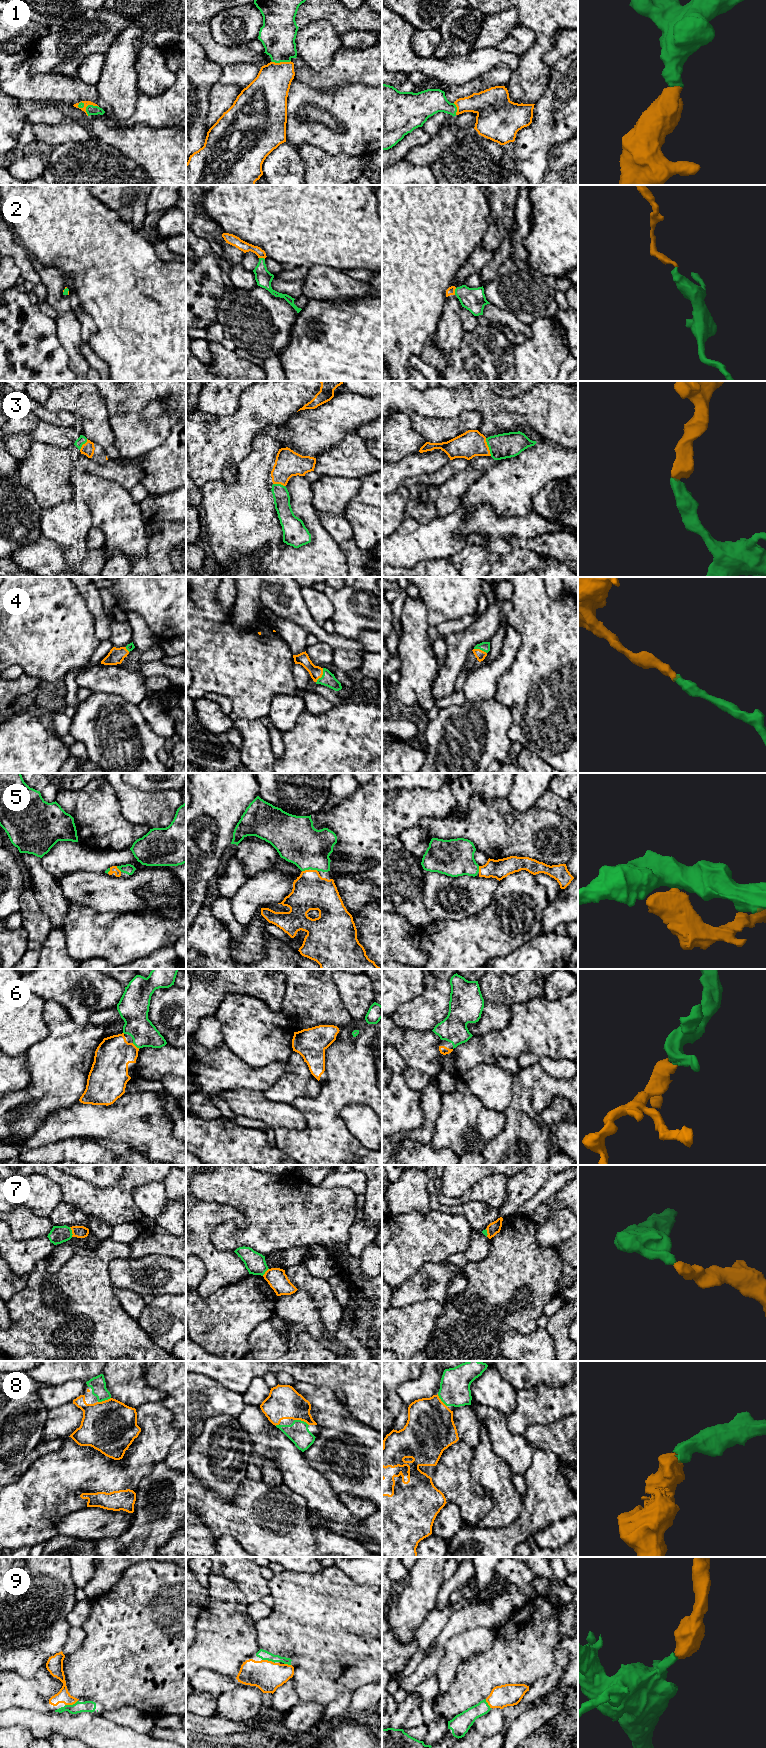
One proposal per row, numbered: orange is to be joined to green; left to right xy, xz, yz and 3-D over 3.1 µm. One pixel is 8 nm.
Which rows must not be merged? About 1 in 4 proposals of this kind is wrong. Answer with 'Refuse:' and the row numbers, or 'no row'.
Refuse: 7

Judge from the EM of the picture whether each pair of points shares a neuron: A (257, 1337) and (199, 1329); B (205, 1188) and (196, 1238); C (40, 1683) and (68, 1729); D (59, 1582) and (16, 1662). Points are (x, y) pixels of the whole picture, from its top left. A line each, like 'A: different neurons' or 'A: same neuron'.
A: different neurons
B: different neurons
C: different neurons
D: same neuron

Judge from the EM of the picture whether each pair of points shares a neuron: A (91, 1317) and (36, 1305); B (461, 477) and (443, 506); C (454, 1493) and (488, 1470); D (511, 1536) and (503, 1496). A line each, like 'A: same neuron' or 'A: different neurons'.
A: same neuron
B: same neuron
C: different neurons
D: different neurons

